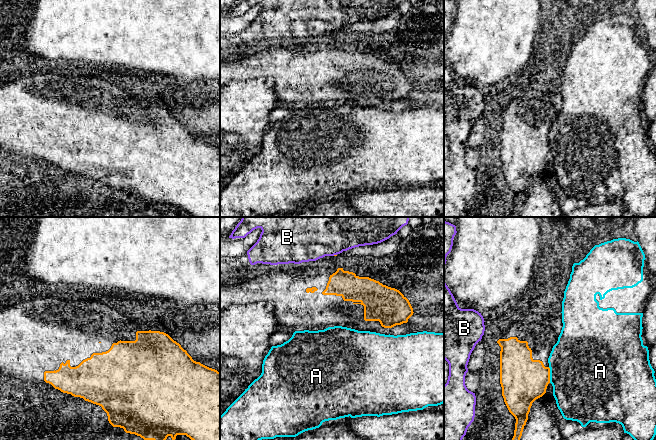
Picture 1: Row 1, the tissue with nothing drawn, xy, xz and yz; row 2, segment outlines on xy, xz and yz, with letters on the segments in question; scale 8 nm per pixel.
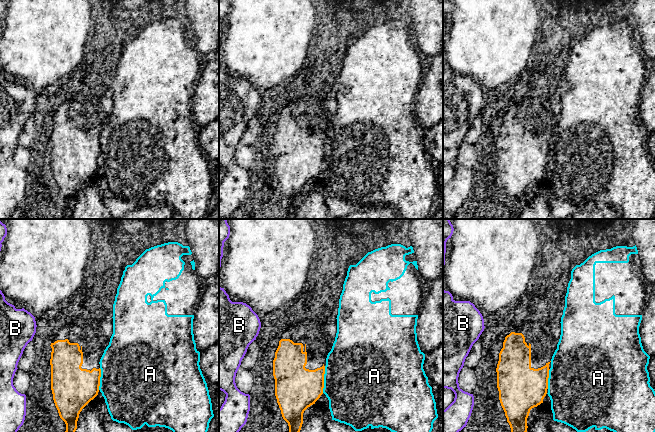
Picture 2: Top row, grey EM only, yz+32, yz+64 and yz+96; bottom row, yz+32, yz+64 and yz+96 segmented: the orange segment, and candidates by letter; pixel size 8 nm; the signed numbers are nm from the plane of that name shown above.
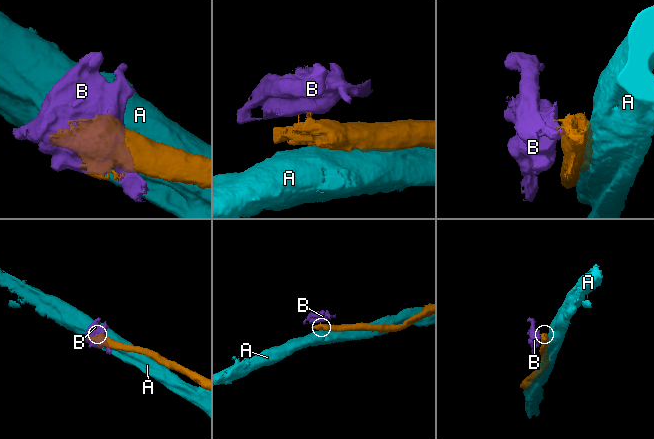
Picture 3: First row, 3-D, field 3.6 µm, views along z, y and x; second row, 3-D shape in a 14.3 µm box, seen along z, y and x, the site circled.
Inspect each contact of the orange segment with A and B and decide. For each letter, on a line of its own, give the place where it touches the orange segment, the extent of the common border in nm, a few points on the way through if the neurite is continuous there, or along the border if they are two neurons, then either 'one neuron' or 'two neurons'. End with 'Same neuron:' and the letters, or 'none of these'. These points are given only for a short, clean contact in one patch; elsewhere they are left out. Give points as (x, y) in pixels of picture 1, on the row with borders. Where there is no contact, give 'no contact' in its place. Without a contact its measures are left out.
A: contact yz (549, 375); length 130 nm; two neurons
B: contact xz (334, 255); length 30 nm; border xz (336, 254), (333, 255); two neurons
Same neuron: none of these

